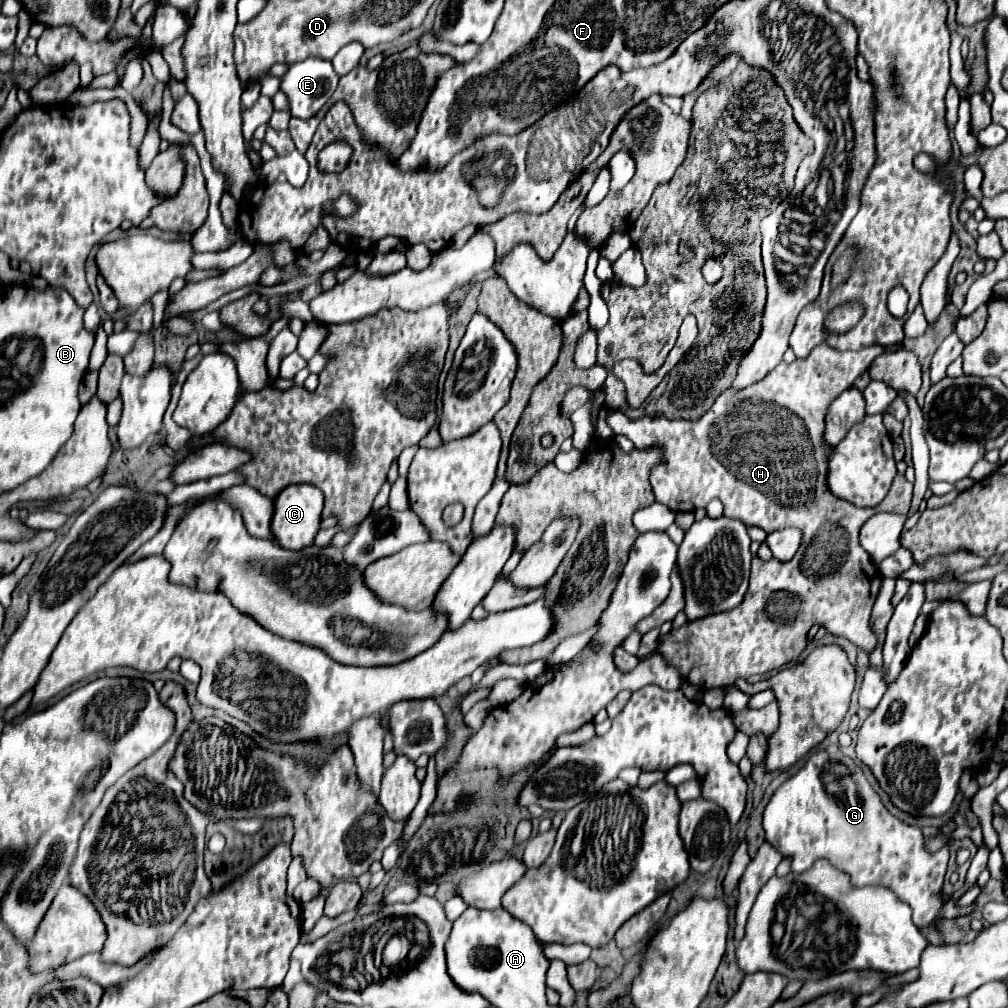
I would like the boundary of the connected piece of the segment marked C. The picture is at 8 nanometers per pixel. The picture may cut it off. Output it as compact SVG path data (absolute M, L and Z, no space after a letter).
M292 484L286 486L276 498L274 498L274 516L272 516L272 536L276 538L276 542L282 548L288 550L300 550L304 546L310 546L318 526L320 526L320 510L322 510L322 494L320 490L316 490L316 486L310 484Z

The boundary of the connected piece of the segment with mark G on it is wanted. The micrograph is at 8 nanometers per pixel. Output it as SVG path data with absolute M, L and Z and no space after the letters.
M820 750L810 754L806 764L788 778L770 798L764 810L764 830L766 840L772 842L784 856L792 856L792 870L804 872L808 870L818 858L828 858L832 866L850 874L854 886L886 886L890 888L902 902L912 908L912 920L918 928L930 926L934 920L944 918L944 902L940 898L946 862L948 862L948 848L942 848L934 854L934 858L924 850L922 830L918 826L908 826L894 814L886 810L880 796L872 790L870 782L866 780L864 772L844 756L842 752L832 754L832 772L830 772L830 754Z

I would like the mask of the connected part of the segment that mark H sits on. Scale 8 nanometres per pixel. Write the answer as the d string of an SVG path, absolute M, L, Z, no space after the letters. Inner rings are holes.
M820 344L808 354L808 358L796 358L792 364L780 362L770 374L740 392L726 390L724 394L720 394L720 398L716 398L716 402L704 414L704 418L700 418L700 422L676 422L668 418L630 420L620 410L608 412L606 422L615 435L628 436L636 444L636 448L664 448L664 462L656 466L650 474L650 482L660 504L668 506L674 512L690 512L690 504L692 508L706 508L712 498L718 498L724 504L724 516L738 518L744 524L760 526L766 532L792 526L802 530L802 542L792 560L782 562L778 558L762 560L758 556L753 557L748 594L740 606L718 616L686 620L682 628L674 628L666 636L658 638L656 652L664 656L668 664L676 666L680 676L696 688L722 688L730 686L736 678L750 678L754 674L764 674L780 668L782 664L800 656L808 642L806 634L814 624L828 628L836 636L848 638L852 644L866 650L868 654L876 650L878 636L870 626L870 616L882 578L870 554L864 552L864 548L860 546L858 534L862 524L872 514L908 514L912 484L902 474L898 474L892 490L876 508L858 508L842 498L836 498L826 484L828 462L832 458L834 446L824 442L824 416L828 412L828 406L844 390L848 390L854 380L864 370L868 370L872 360L882 352L882 344L872 344L856 352L840 352L828 344ZM774 592L790 592L798 596L796 604L788 604L788 608L784 610L768 604Z

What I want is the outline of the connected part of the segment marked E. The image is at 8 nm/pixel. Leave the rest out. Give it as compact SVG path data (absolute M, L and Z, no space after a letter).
M308 58L292 64L280 84L280 90L290 100L290 114L312 118L334 94L338 78L332 62L324 62L322 58Z

